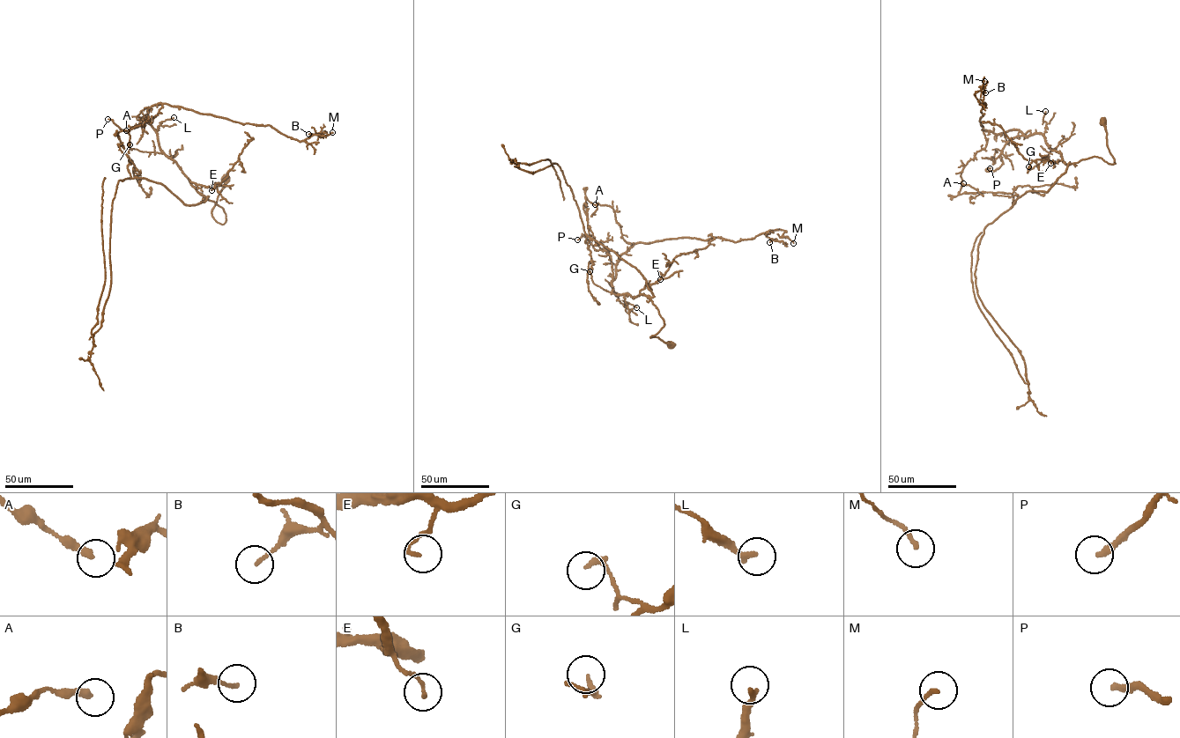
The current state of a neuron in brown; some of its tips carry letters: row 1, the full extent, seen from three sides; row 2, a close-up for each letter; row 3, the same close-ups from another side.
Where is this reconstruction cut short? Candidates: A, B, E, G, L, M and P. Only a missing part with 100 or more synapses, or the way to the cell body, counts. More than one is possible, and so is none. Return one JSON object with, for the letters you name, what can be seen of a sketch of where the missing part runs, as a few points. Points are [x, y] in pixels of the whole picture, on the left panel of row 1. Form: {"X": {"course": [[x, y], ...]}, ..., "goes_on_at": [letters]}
{"goes_on_at": []}

